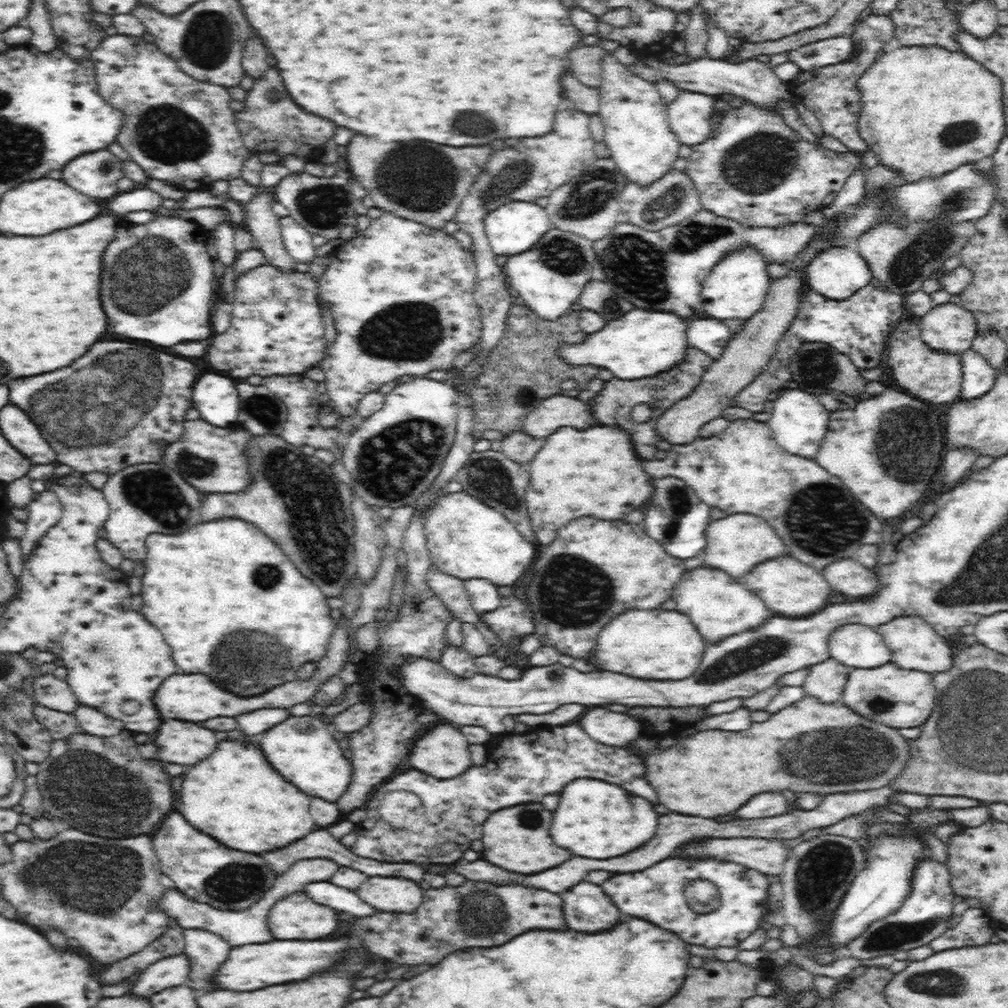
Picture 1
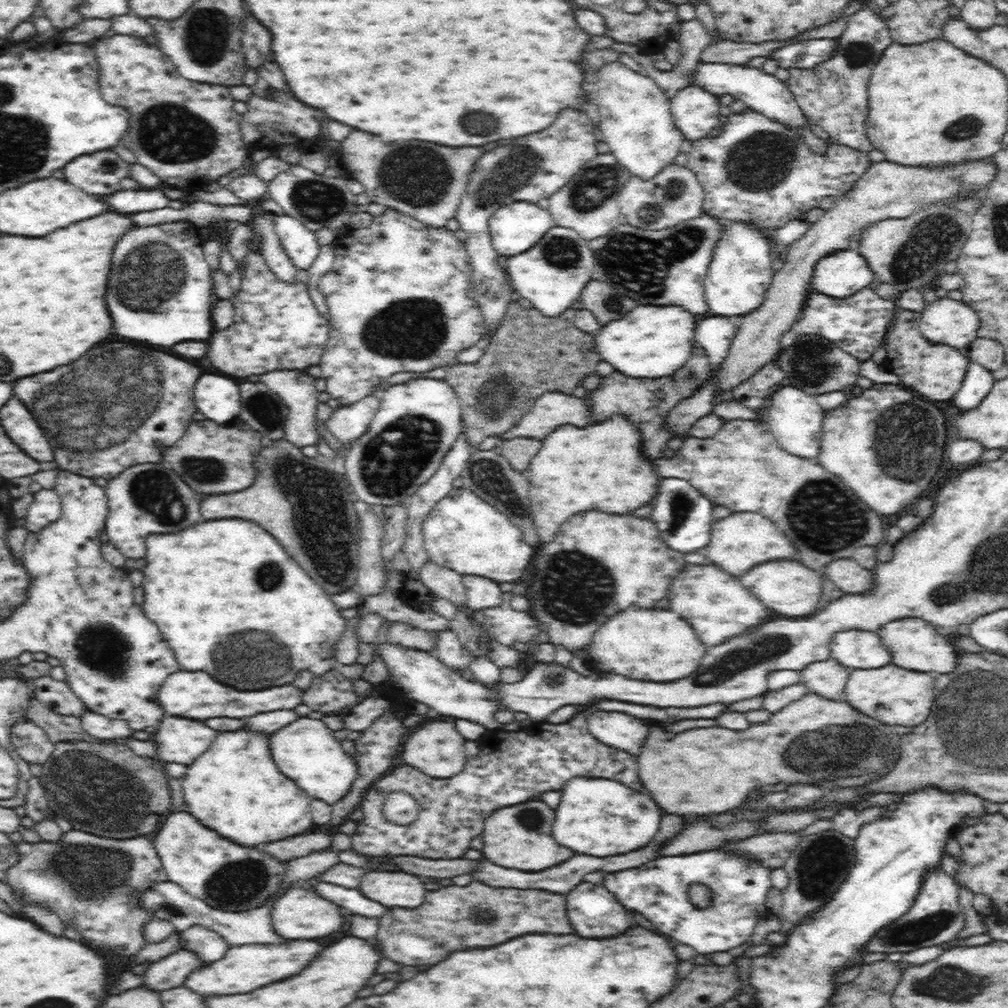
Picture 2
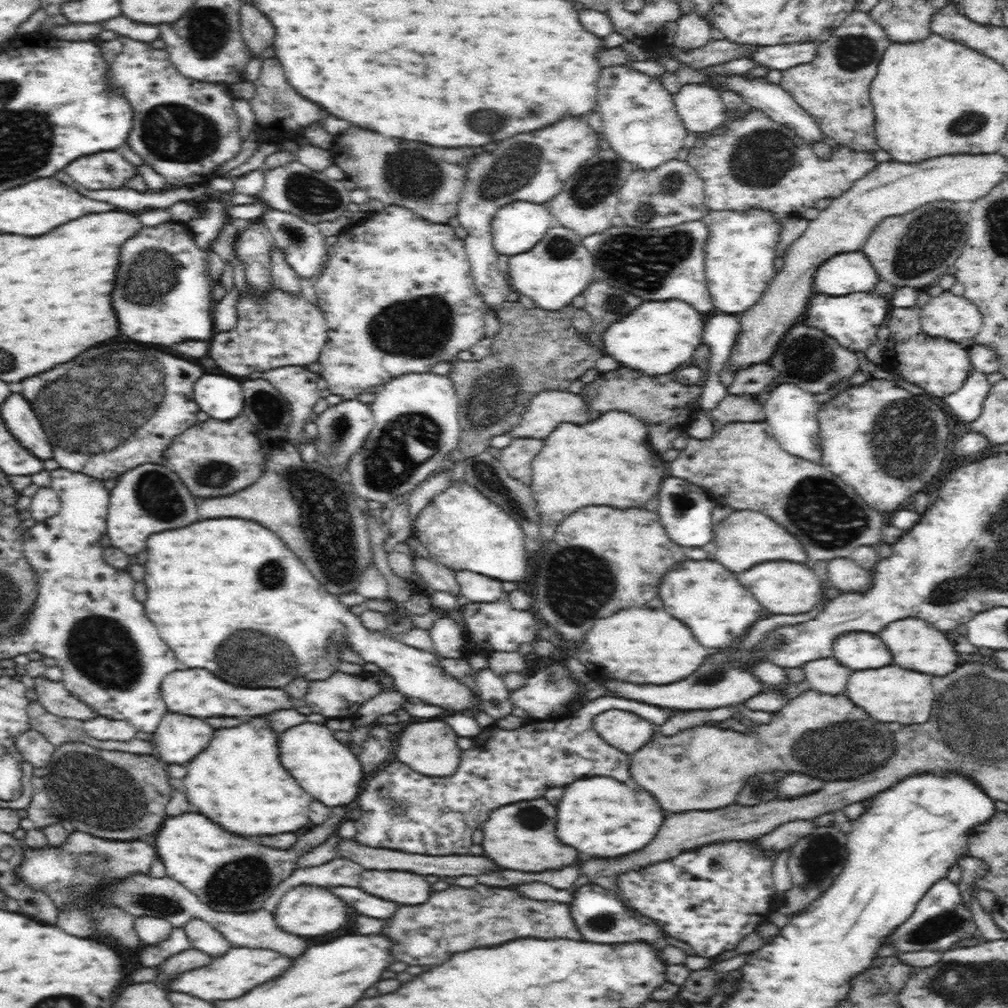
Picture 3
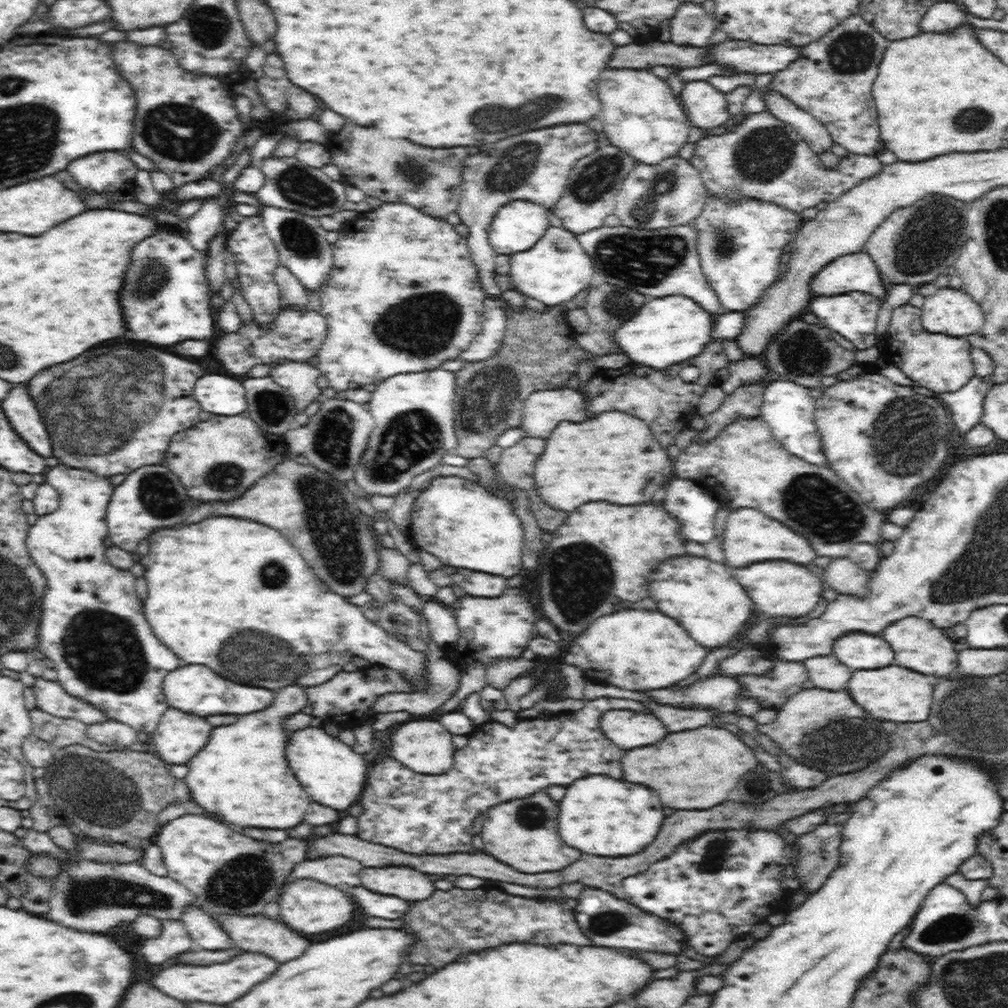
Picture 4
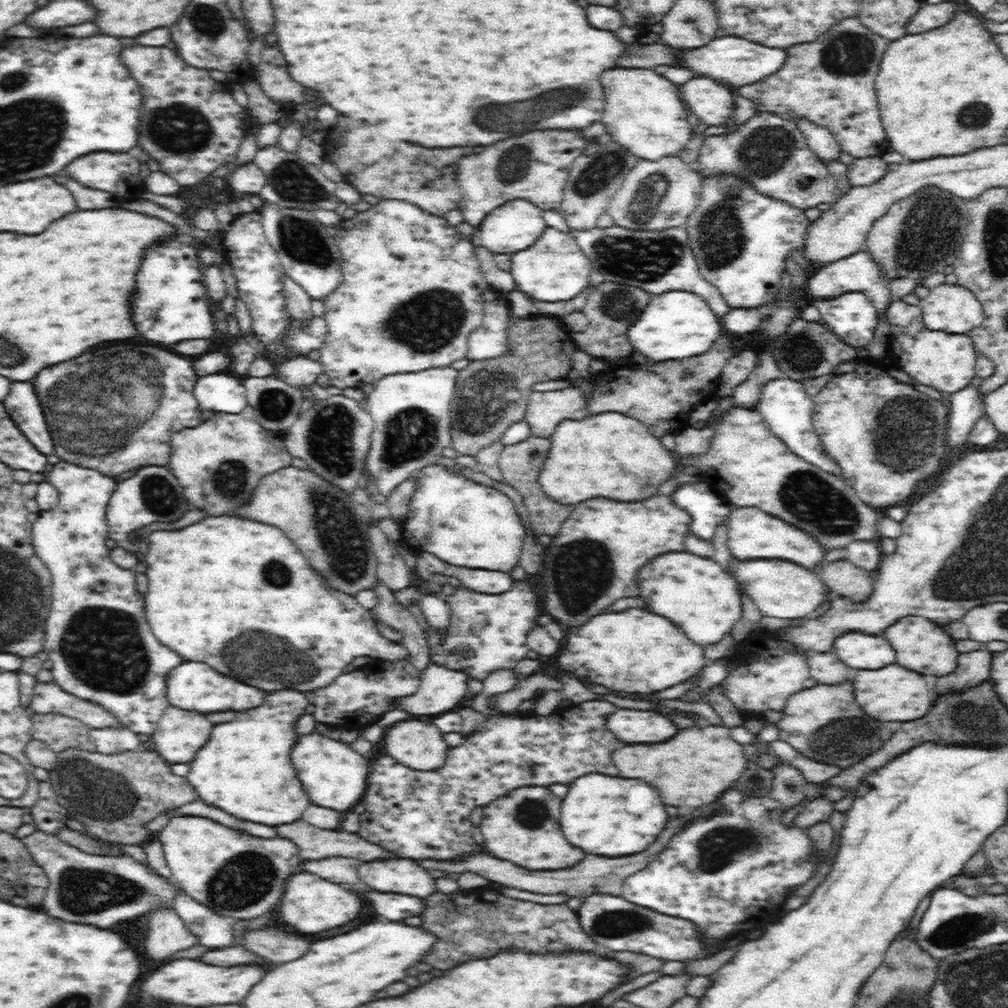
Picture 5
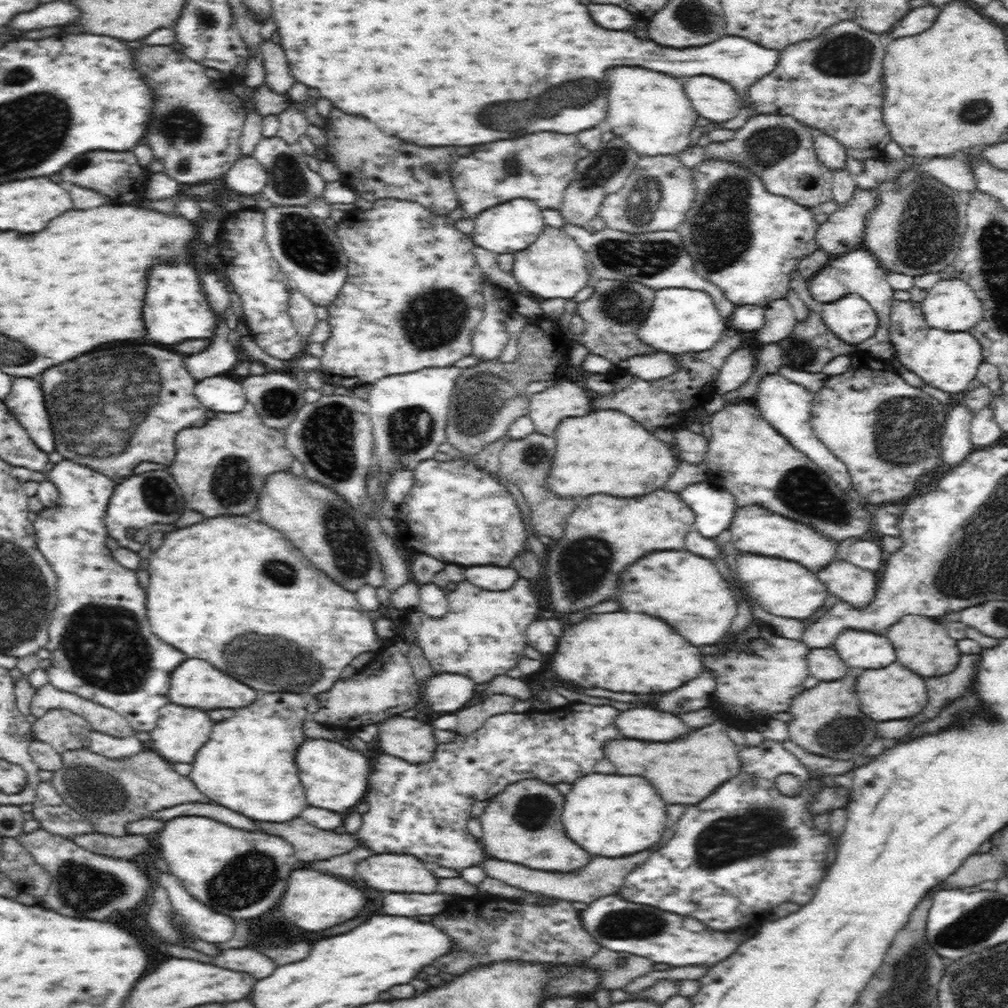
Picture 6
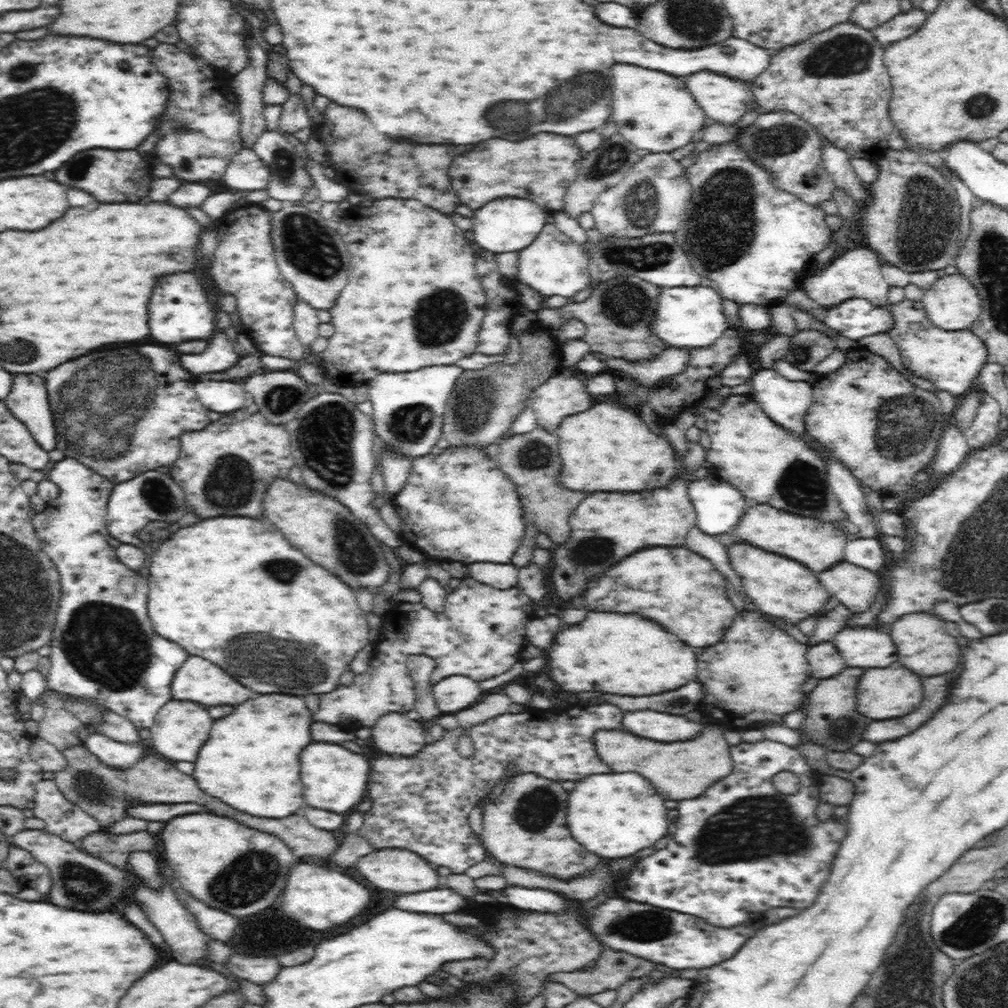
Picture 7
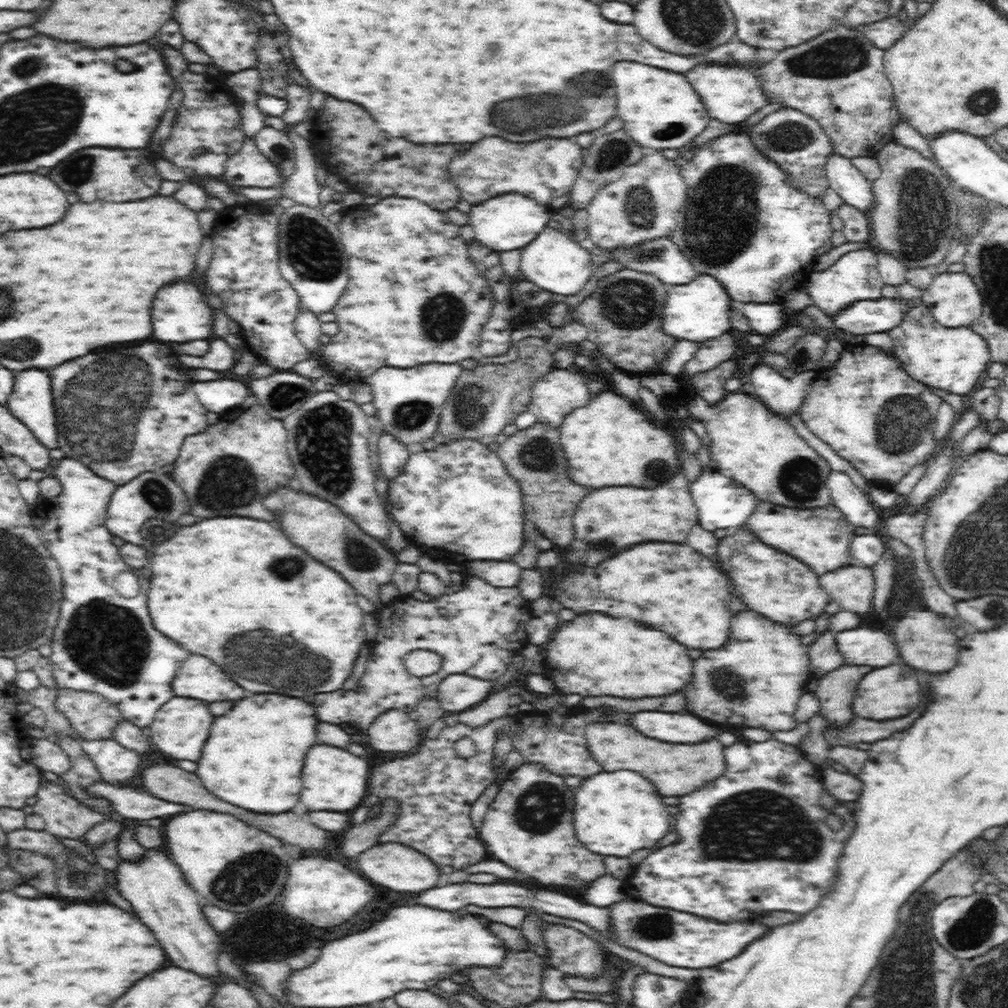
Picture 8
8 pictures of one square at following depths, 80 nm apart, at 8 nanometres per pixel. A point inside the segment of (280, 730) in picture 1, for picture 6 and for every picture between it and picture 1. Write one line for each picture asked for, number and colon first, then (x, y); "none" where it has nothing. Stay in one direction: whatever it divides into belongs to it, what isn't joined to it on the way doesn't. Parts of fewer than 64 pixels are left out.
2: (305, 750)
3: (325, 768)
4: (332, 773)
5: (334, 776)
6: (336, 778)

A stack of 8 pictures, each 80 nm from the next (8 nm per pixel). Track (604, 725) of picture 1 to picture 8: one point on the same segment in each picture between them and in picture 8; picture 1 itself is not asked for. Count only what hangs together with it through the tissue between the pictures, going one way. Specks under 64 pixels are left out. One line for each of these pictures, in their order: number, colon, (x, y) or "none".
2: (623, 732)
3: (625, 731)
4: (628, 730)
5: (628, 726)
6: (639, 724)
7: (663, 727)
8: (681, 728)

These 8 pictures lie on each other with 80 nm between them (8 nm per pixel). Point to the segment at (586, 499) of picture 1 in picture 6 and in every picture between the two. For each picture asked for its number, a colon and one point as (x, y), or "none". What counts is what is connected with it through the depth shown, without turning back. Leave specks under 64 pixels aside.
2: (575, 471)
3: (608, 462)
4: (604, 459)
5: (613, 456)
6: (606, 452)

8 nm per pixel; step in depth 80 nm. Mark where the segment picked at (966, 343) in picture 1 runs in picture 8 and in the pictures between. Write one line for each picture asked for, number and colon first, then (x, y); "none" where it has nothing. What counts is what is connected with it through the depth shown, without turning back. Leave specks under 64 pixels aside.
2: (947, 322)
3: (953, 318)
4: (951, 312)
5: (951, 309)
6: (952, 306)
7: (951, 304)
8: (953, 300)

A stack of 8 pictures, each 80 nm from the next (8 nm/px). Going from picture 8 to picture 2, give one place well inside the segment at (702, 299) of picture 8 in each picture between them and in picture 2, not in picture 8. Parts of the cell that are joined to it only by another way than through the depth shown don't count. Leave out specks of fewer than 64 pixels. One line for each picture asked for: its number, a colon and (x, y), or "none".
2: (650, 342)
3: (658, 338)
4: (663, 333)
5: (676, 326)
6: (680, 322)
7: (686, 318)

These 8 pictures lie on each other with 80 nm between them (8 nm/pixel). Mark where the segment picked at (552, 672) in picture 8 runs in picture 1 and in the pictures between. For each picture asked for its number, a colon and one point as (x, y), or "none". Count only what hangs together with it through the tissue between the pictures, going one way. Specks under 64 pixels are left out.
1: (661, 644)
2: (659, 645)
3: (642, 645)
4: (636, 649)
5: (637, 651)
6: (624, 651)
7: (625, 654)

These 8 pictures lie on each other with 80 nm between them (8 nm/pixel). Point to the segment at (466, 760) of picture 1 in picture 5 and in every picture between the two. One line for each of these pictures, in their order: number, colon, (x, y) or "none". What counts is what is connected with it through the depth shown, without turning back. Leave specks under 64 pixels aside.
2: (439, 750)
3: (431, 747)
4: (426, 746)
5: (421, 746)

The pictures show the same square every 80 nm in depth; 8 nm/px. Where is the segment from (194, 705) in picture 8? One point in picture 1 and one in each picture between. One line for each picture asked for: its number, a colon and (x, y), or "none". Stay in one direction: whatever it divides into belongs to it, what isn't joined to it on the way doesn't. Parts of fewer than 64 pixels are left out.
1: (181, 743)
2: (181, 741)
3: (178, 739)
4: (179, 736)
5: (180, 734)
6: (181, 732)
7: (180, 729)

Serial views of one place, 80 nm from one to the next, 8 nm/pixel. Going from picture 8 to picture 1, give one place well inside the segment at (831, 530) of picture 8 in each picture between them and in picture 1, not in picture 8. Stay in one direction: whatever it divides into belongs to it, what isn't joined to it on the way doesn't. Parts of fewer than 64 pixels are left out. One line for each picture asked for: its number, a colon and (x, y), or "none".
1: (737, 543)
2: (740, 541)
3: (743, 539)
4: (749, 536)
5: (752, 535)
6: (753, 530)
7: (815, 545)

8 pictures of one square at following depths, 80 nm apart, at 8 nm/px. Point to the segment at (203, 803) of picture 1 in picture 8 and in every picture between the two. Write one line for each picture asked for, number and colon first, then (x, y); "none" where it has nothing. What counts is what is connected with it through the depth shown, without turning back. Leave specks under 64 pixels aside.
2: (236, 788)
3: (238, 783)
4: (242, 777)
5: (244, 769)
6: (248, 766)
7: (250, 762)
8: (253, 759)

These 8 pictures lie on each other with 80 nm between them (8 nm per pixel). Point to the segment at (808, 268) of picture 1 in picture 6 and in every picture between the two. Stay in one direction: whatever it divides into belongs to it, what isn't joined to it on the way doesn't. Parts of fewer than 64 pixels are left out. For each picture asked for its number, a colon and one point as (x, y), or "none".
2: (842, 273)
3: (845, 273)
4: (850, 273)
5: (858, 272)
6: (858, 272)

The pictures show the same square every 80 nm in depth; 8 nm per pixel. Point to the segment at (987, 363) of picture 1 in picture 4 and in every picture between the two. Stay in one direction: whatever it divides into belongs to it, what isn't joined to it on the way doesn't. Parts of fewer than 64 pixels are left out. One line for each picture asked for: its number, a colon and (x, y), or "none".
2: (978, 381)
3: (966, 402)
4: (965, 405)

